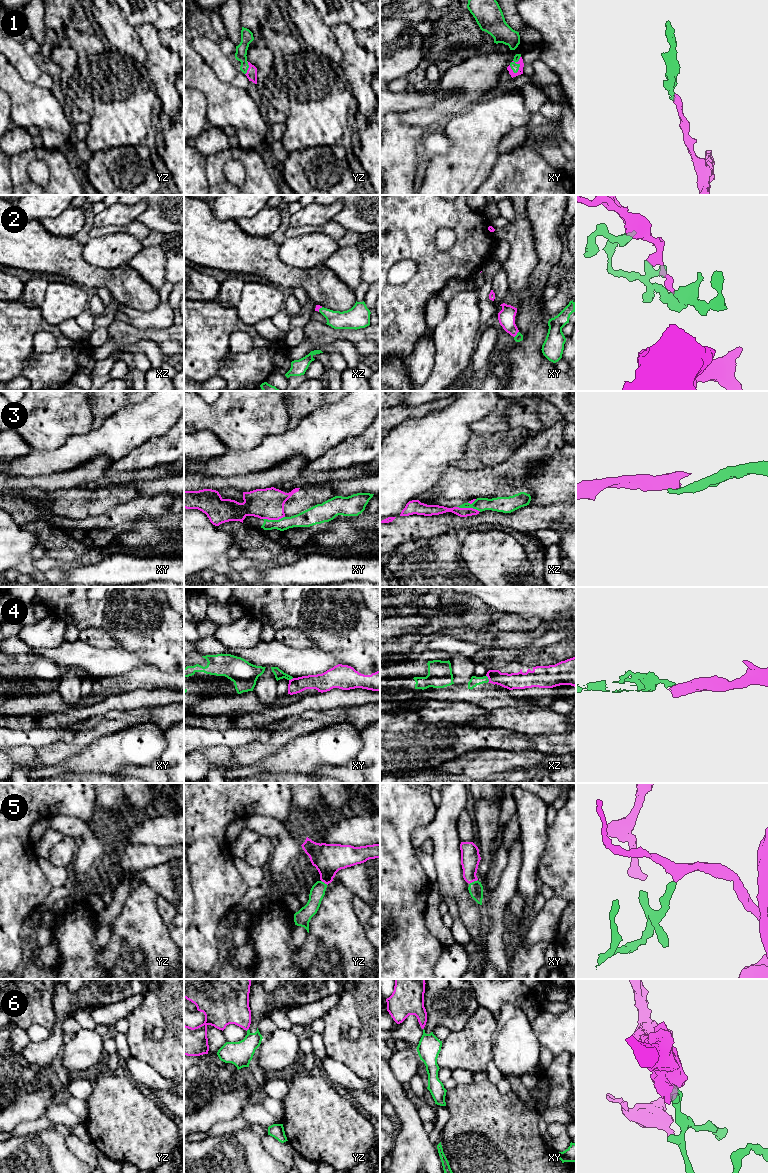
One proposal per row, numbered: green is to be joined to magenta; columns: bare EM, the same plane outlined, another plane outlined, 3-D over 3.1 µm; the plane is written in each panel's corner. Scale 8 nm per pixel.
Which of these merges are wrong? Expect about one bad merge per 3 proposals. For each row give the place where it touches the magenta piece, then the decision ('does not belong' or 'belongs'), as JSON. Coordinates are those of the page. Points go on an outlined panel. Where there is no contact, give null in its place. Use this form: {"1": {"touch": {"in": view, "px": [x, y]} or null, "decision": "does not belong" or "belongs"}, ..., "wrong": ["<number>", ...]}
{"1": {"touch": {"in": "xy", "px": [520, 65]}, "decision": "belongs"}, "2": {"touch": {"in": "xy", "px": [516, 334]}, "decision": "belongs"}, "3": {"touch": {"in": "xz", "px": [469, 508]}, "decision": "does not belong"}, "4": {"touch": {"in": "xz", "px": [488, 678]}, "decision": "does not belong"}, "5": {"touch": {"in": "xy", "px": [473, 881]}, "decision": "belongs"}, "6": {"touch": {"in": "yz", "px": [247, 1029]}, "decision": "does not belong"}, "wrong": ["3", "4", "6"]}

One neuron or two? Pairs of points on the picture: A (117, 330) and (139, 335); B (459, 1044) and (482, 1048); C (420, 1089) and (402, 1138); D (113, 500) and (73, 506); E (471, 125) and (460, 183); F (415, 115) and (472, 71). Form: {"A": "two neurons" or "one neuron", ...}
{"A": "one neuron", "B": "one neuron", "C": "two neurons", "D": "one neuron", "E": "one neuron", "F": "one neuron"}

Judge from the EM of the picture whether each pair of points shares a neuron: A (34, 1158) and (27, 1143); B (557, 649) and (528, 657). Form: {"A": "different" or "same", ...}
{"A": "same", "B": "same"}

